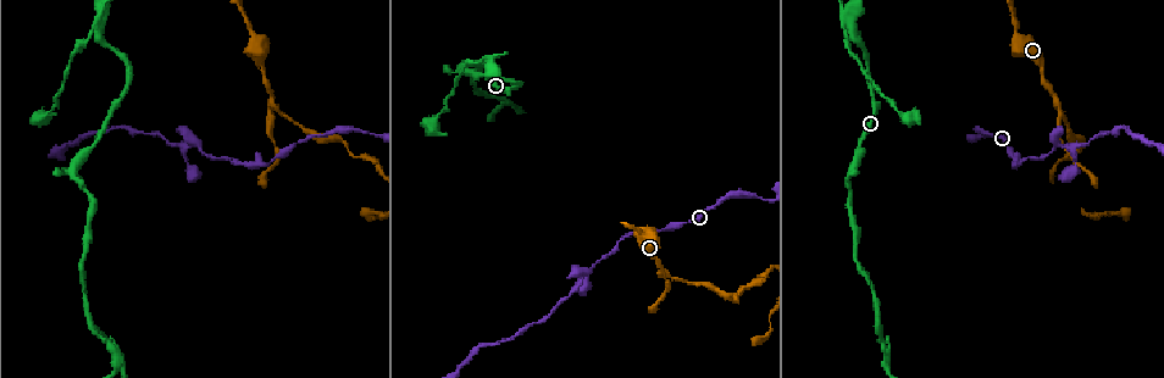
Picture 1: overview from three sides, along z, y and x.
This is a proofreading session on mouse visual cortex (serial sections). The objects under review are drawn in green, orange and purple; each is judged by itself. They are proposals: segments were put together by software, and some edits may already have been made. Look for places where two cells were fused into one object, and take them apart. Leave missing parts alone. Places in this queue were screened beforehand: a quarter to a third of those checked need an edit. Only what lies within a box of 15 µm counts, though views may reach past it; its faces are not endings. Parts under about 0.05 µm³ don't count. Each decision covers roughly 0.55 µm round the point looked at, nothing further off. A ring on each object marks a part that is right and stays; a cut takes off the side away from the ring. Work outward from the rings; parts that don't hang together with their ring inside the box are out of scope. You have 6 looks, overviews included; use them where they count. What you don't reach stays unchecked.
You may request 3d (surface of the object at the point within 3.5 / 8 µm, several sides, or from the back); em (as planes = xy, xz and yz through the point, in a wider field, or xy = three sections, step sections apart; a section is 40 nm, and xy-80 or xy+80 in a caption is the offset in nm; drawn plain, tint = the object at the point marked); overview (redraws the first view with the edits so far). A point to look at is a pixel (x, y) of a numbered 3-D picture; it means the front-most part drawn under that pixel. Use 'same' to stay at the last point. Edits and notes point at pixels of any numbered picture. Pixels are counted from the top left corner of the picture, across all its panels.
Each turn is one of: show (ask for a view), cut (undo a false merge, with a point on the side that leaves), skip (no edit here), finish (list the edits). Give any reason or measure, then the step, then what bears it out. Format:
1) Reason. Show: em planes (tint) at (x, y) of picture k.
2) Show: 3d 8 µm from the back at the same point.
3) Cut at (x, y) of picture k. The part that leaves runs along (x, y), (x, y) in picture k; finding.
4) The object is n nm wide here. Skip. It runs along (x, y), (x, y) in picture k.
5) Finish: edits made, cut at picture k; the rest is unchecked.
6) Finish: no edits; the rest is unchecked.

Calibre changes. Show: 3d 8 µm at (1020, 162) of picture 1.

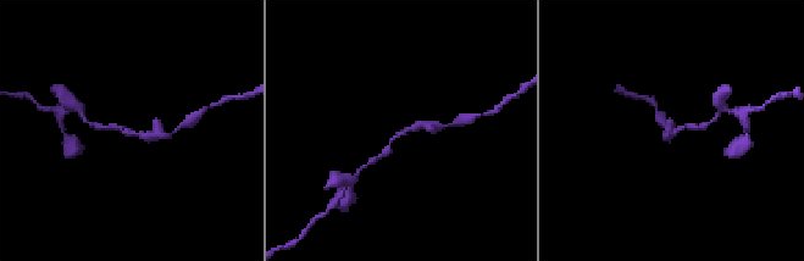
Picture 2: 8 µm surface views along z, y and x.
Need the tissue. Show: em xy step 5 (tint) at (136, 133) of picture 2.

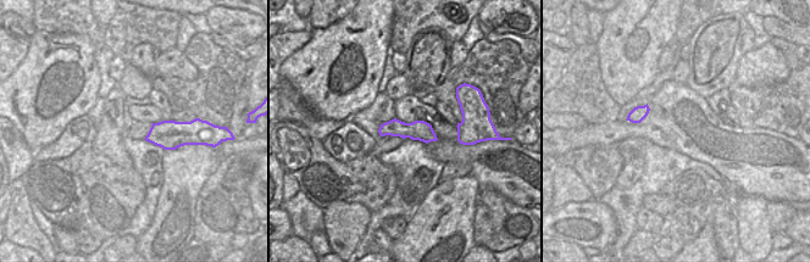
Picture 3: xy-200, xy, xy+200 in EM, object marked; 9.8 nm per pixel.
Skip. Continuous, no second cell.

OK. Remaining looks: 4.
A fork. Show: 3d 3.5 µm at (272, 101) of picture 1.

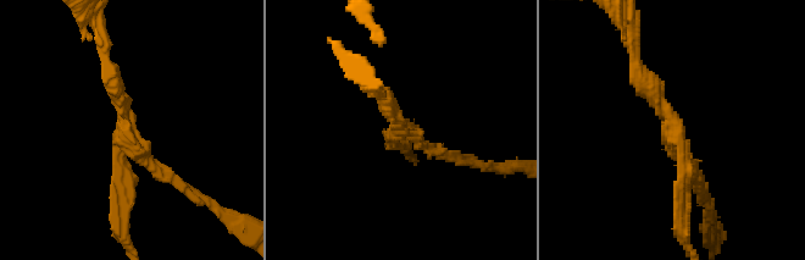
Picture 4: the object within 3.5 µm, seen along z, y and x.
3 arms meet here; the arms are 150, 150, 200 nm wide. Show: em xy step 1 (tint) at (125, 134) of picture 4.

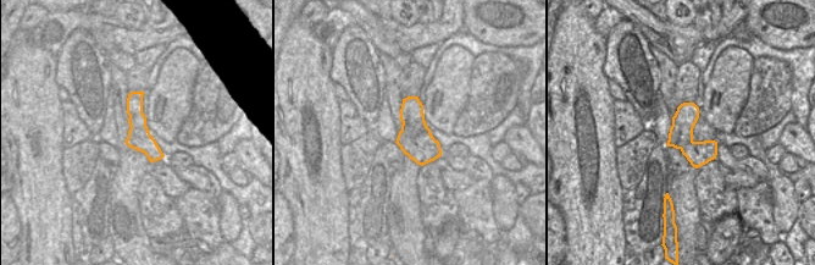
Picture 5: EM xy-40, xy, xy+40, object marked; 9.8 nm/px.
Cut at (161, 173) of picture 4. A border runs along (428, 128), (415, 136), (399, 132) in picture 5; two cells meet here.

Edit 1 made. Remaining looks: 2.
Finish: edits made, cut at picture 4; the rest is unchecked.

